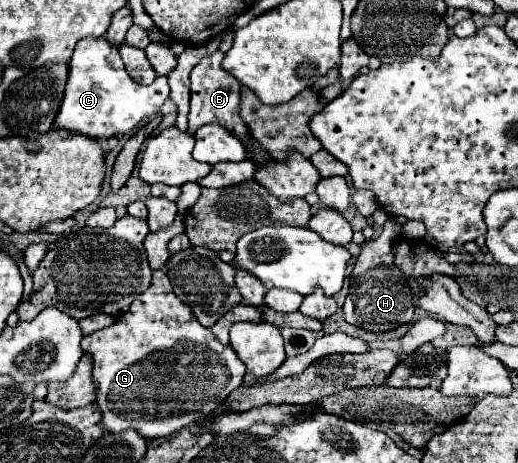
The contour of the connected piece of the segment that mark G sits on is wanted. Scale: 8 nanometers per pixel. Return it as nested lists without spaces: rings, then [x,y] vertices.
[[[156,270],[154,276],[152,276],[152,284],[146,292],[142,292],[128,308],[126,314],[118,316],[116,322],[110,326],[110,328],[104,328],[104,330],[98,330],[96,334],[90,334],[90,336],[84,336],[82,340],[82,350],[86,354],[92,354],[92,360],[94,360],[94,372],[92,372],[92,378],[94,378],[94,384],[96,384],[96,392],[98,392],[98,398],[96,398],[96,404],[100,406],[102,410],[102,426],[106,426],[110,432],[120,432],[120,430],[126,430],[126,428],[134,428],[138,430],[144,438],[160,438],[160,436],[168,436],[168,434],[174,434],[176,430],[196,422],[196,418],[204,418],[208,416],[212,410],[216,410],[216,406],[220,406],[232,390],[236,390],[240,384],[242,384],[242,378],[246,374],[246,366],[240,362],[240,358],[236,356],[236,352],[232,350],[232,346],[222,346],[218,342],[218,338],[212,334],[210,328],[204,328],[196,316],[192,314],[190,306],[180,302],[174,292],[172,292],[172,284],[168,282],[168,276],[162,272],[162,270]]]

